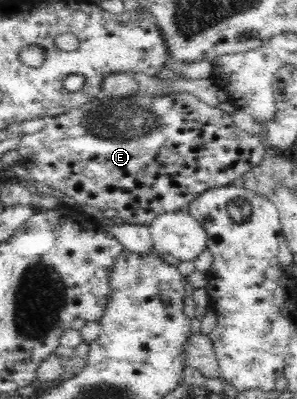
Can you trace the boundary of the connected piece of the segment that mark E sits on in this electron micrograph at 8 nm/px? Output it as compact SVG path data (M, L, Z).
M188 92L164 94L162 96L140 96L137 94L125 98L100 97L98 100L93 99L92 102L86 103L83 107L72 109L62 115L53 116L46 121L46 125L40 131L24 135L17 150L19 155L18 163L30 173L33 182L38 181L38 183L44 183L44 185L49 185L56 190L60 189L65 195L73 197L77 201L77 208L81 209L85 205L93 205L100 211L116 209L118 215L126 223L147 226L155 217L163 213L187 209L189 203L206 190L232 184L236 178L251 170L252 167L256 167L262 161L262 158L270 153L258 136L250 135L236 126L230 114L220 111L218 107L210 107L210 105L200 101L198 97Z

